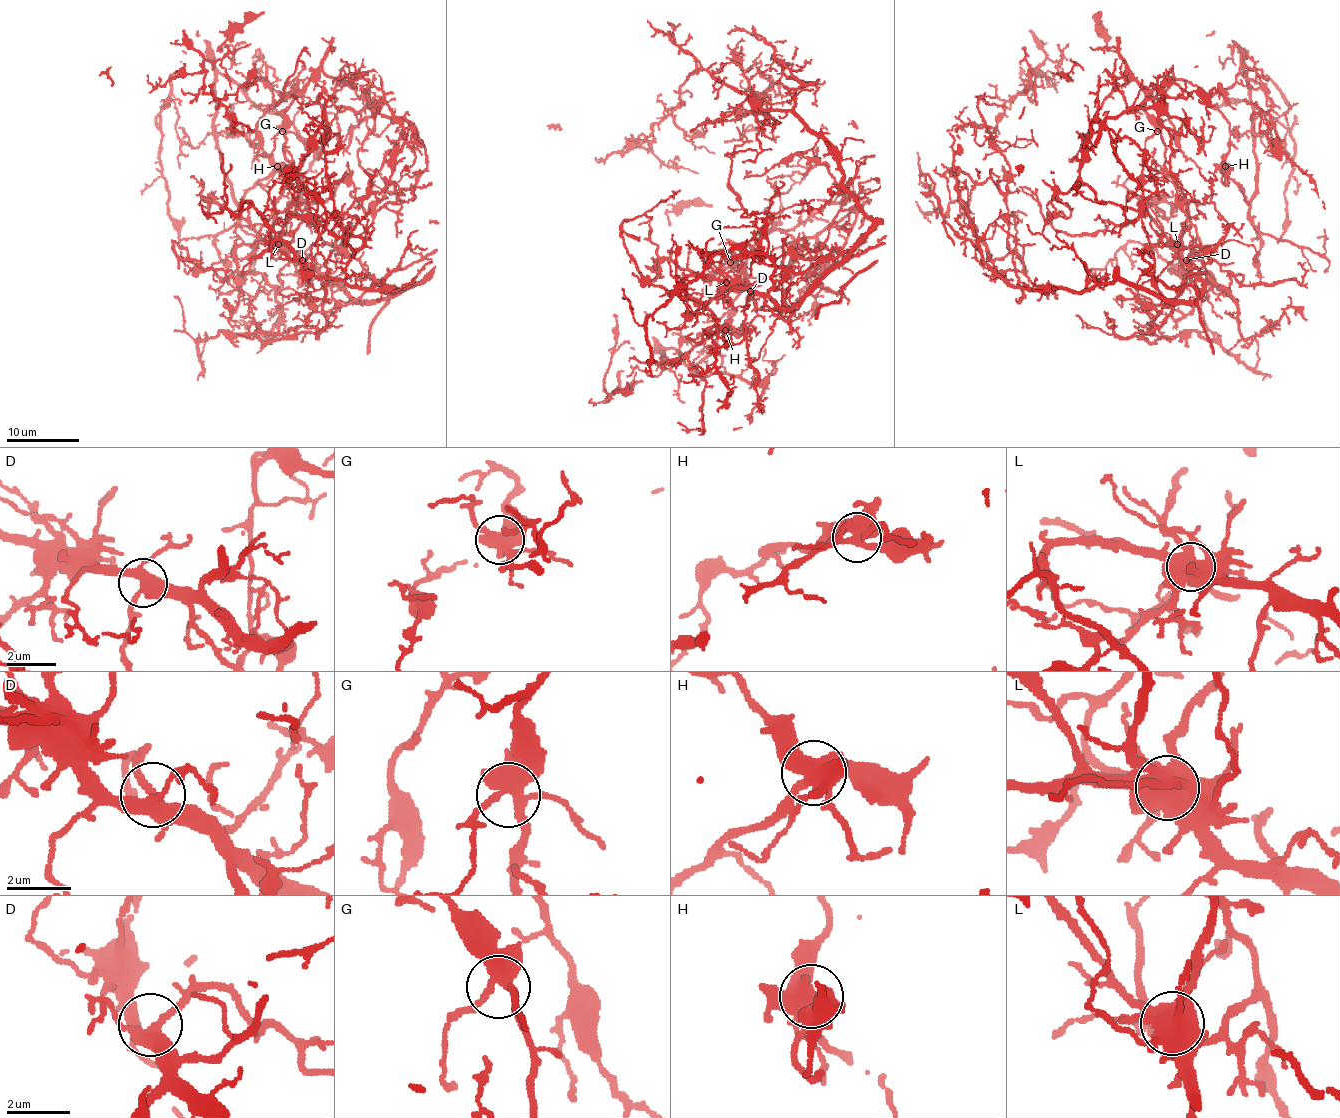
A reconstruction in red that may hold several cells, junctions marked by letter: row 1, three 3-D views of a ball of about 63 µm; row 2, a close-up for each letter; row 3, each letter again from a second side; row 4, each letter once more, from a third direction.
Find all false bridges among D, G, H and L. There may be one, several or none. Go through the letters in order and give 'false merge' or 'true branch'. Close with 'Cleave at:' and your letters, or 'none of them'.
D: true branch
G: true branch
H: false merge
L: false merge
Cleave at: H, L

